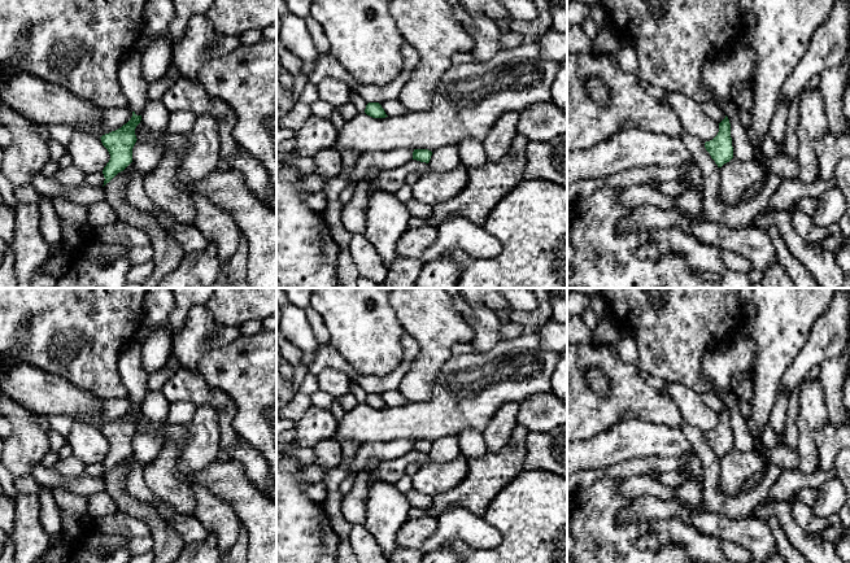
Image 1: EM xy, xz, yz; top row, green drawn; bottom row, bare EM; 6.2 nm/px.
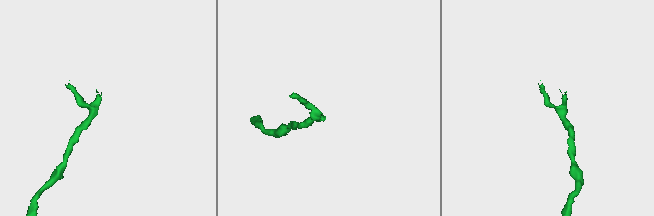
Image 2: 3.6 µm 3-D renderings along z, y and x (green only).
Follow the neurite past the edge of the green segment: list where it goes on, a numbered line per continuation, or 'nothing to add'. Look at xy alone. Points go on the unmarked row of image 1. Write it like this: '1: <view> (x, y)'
1: xy (134, 376)

